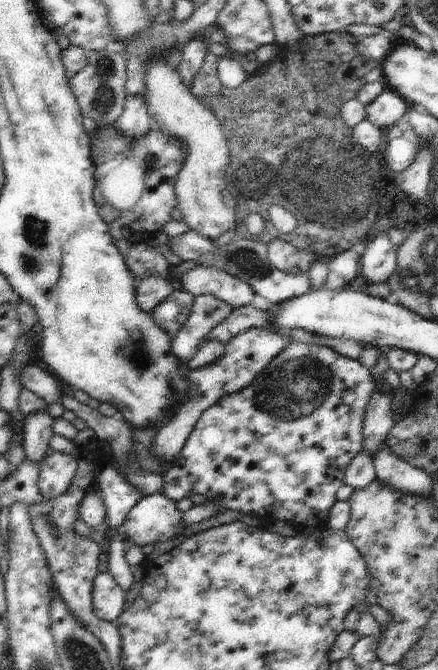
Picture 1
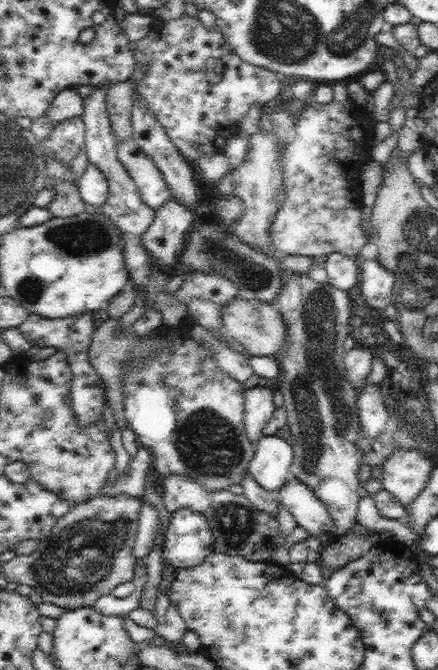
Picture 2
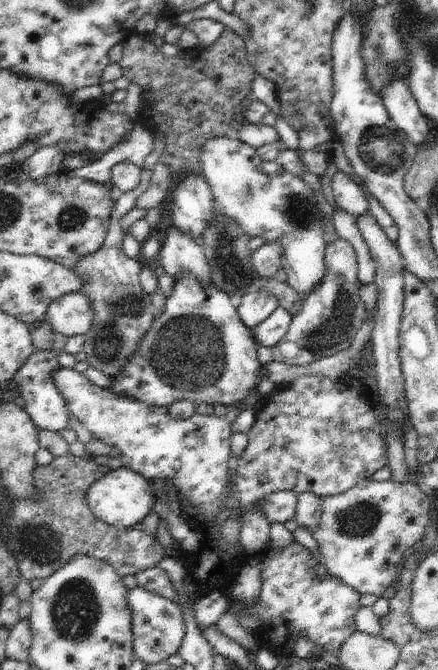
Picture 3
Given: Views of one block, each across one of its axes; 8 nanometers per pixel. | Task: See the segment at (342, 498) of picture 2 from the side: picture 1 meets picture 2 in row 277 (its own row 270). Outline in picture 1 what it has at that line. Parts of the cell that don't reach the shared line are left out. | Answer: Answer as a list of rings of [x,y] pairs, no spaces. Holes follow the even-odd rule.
[[[271,240],[267,244],[267,262],[277,268],[279,272],[285,274],[299,274],[299,272],[307,272],[309,264],[317,260],[315,254],[309,254],[305,250],[297,250],[291,244],[283,242],[283,240]]]

